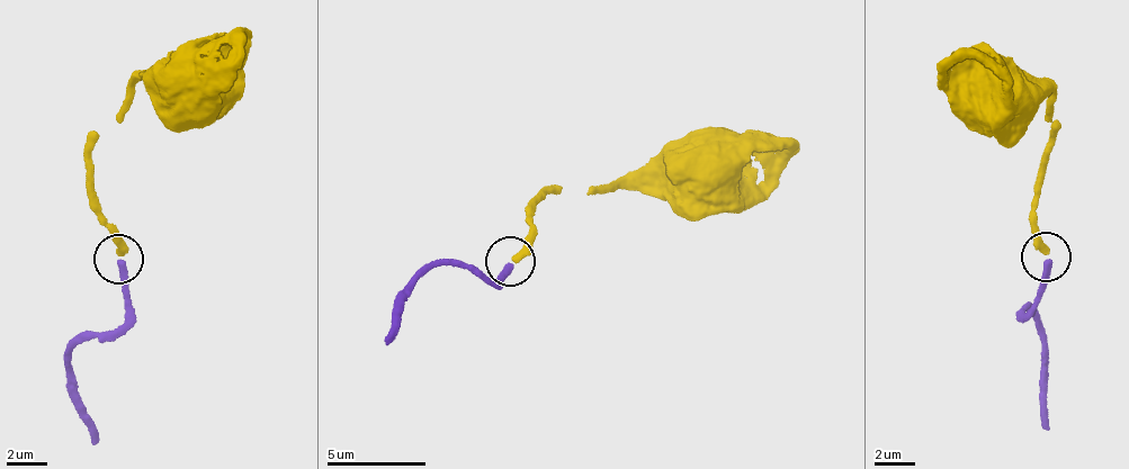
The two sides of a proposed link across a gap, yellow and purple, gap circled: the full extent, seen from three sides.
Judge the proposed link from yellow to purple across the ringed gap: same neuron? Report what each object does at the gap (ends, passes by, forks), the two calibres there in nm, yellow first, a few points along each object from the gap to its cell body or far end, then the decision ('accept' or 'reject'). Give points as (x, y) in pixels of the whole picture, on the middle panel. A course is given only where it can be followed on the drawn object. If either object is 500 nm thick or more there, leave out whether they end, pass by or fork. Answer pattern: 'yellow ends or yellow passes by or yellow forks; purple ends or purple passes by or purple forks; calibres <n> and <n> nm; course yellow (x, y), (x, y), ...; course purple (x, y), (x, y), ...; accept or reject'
yellow ends; purple ends; calibres 320 and 340 nm; course yellow (510, 259), (529, 242), (535, 203), (556, 188), (587, 194), (650, 170), (688, 181), (701, 174); course purple (508, 261), (491, 282), (471, 272), (431, 268), (392, 303), (385, 346); accept

